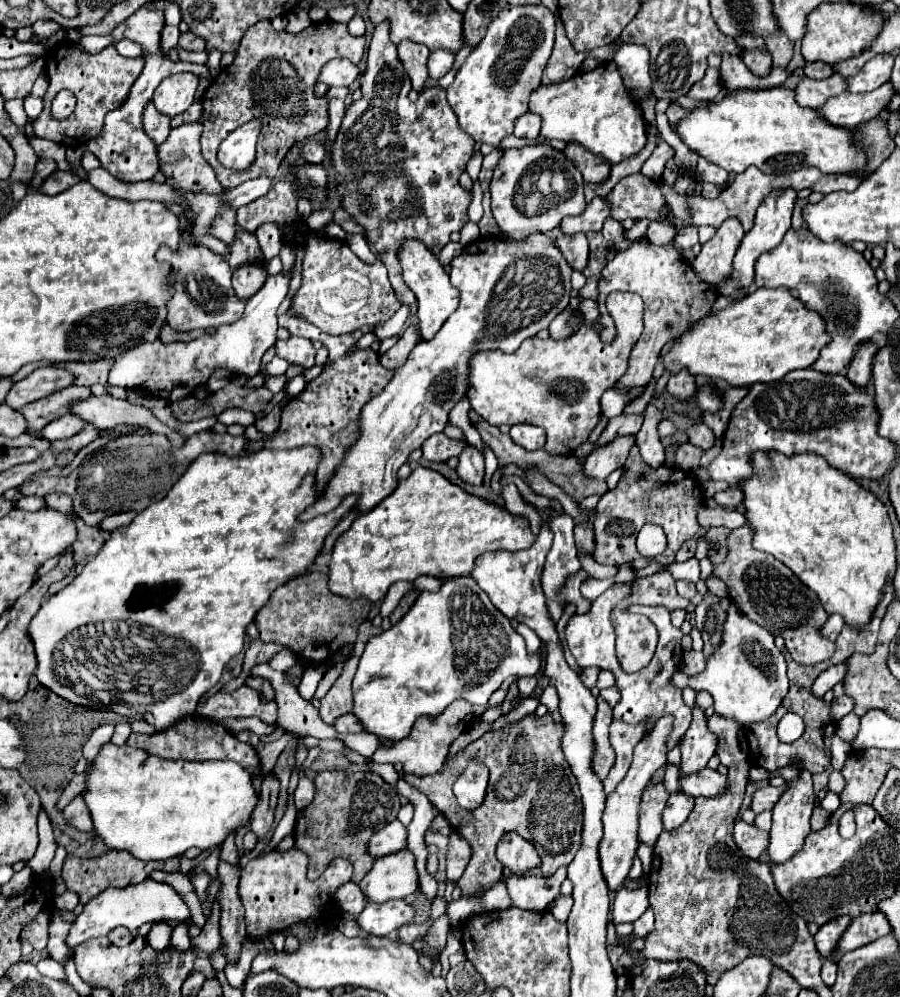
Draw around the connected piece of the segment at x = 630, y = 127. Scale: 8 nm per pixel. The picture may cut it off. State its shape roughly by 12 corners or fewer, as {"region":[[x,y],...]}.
{"region":[[614,63],[540,85],[540,137],[610,163],[646,145]]}

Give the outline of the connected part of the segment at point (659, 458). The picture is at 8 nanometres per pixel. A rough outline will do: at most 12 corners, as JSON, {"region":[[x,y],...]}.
{"region":[[648,405],[636,435],[642,461],[652,469],[664,465],[658,437],[662,413]]}

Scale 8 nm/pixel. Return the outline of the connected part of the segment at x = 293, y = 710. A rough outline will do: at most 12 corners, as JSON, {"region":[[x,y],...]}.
{"region":[[268,663],[250,676],[274,683],[278,727],[318,739],[336,737],[314,705]]}

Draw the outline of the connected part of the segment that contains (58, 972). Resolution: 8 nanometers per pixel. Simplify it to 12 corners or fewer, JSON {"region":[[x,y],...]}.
{"region":[[47,958],[38,962],[39,973],[57,981],[66,981],[63,966]]}

